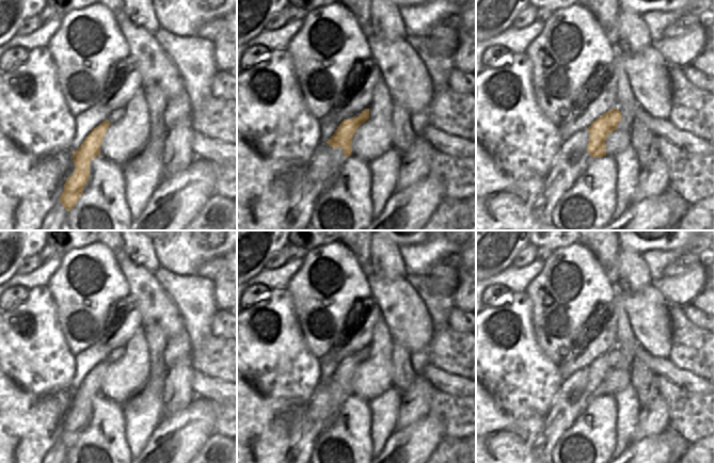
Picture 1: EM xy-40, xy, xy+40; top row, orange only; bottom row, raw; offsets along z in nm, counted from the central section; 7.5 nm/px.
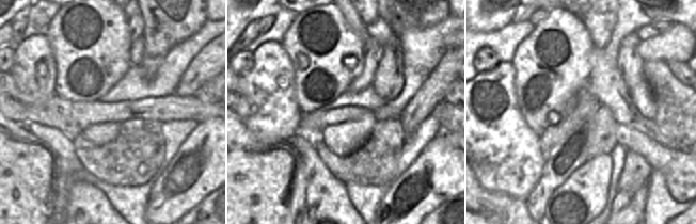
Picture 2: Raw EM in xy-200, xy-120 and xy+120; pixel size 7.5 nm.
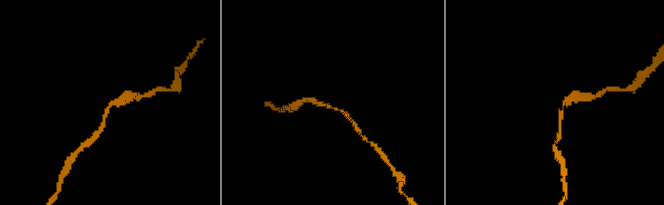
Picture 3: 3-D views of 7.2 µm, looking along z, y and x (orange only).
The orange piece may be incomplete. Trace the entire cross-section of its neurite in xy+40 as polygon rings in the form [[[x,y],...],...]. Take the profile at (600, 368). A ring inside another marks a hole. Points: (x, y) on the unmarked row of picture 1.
[[[611,348],[598,356],[587,368],[589,370],[589,381],[587,389],[593,397],[606,395],[606,377],[617,369],[617,364],[621,360],[621,351],[618,348]]]

